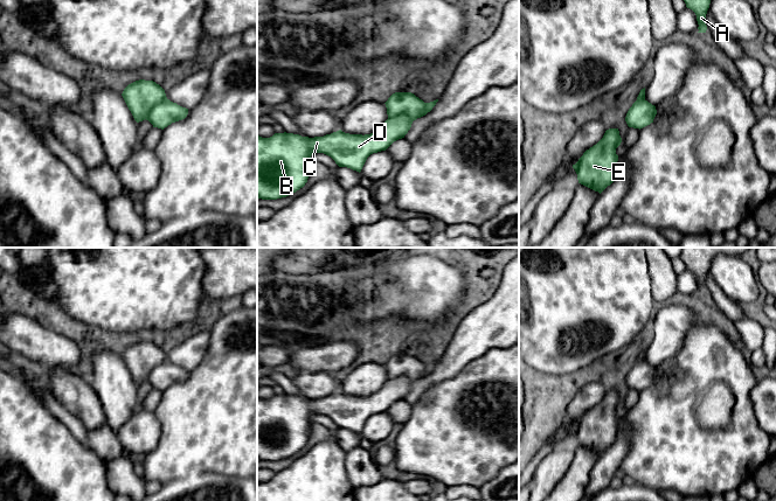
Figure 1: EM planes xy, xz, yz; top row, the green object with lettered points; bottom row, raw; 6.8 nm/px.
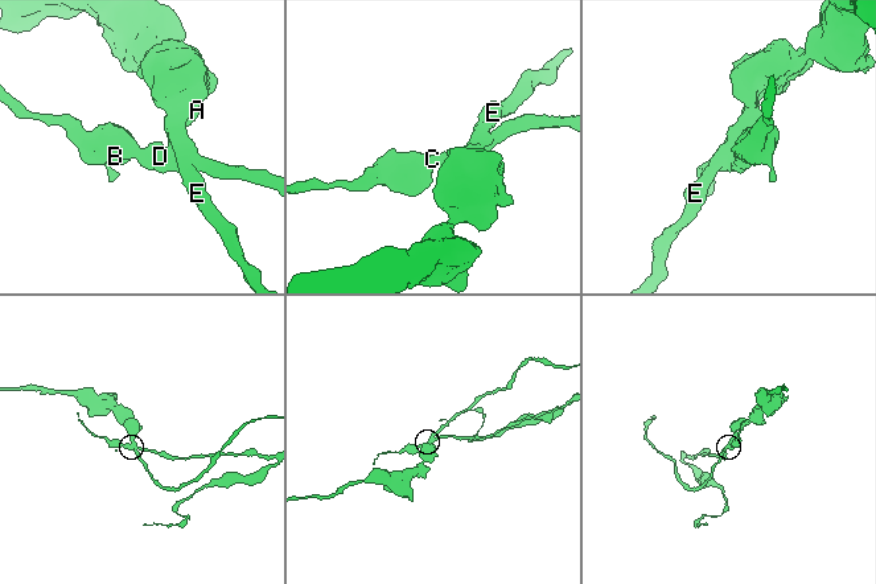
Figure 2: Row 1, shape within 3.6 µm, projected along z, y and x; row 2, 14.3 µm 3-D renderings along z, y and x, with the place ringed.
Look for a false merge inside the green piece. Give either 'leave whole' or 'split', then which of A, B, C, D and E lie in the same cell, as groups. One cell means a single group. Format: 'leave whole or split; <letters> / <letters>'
split; A E / B C D

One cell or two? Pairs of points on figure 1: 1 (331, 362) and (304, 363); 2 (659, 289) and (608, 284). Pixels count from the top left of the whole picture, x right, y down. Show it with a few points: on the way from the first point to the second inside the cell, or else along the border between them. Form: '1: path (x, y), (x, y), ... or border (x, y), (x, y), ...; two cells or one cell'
1: path (324, 362), (311, 362); one cell
2: border (646, 261), (650, 291), (655, 300); two cells

